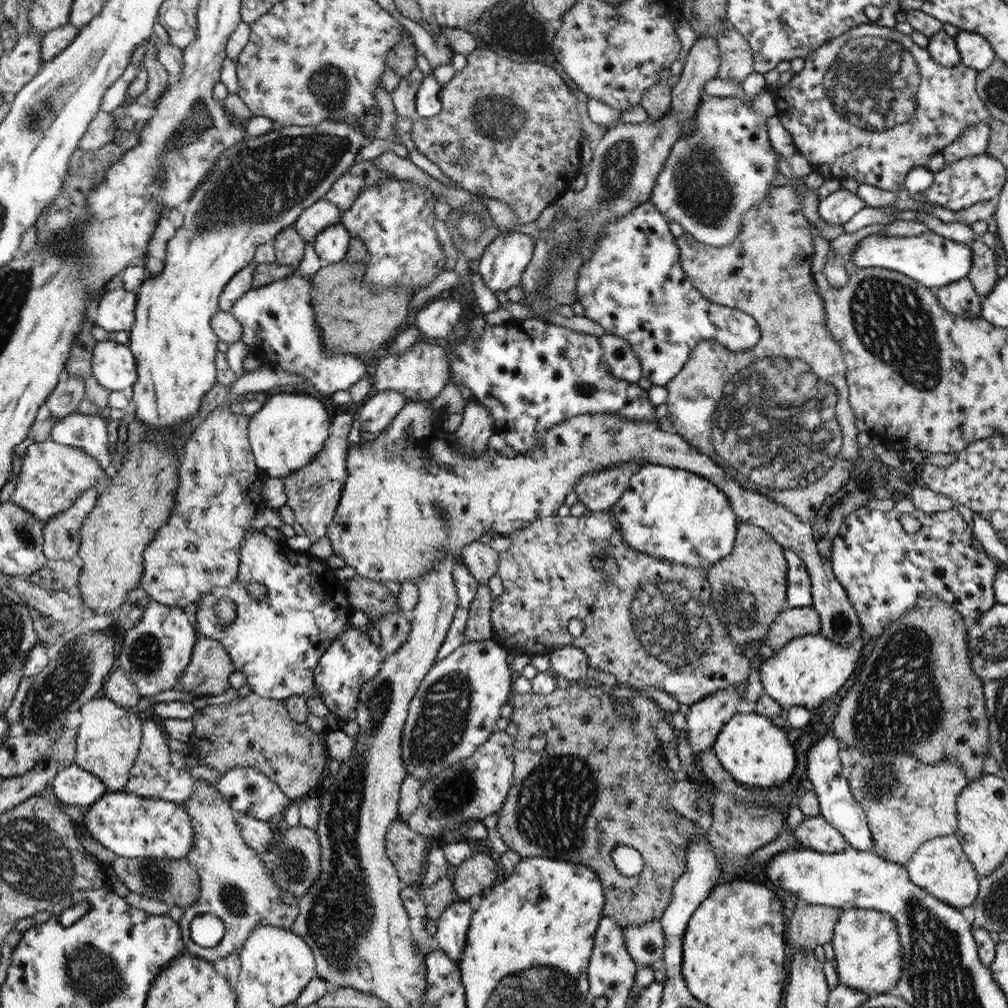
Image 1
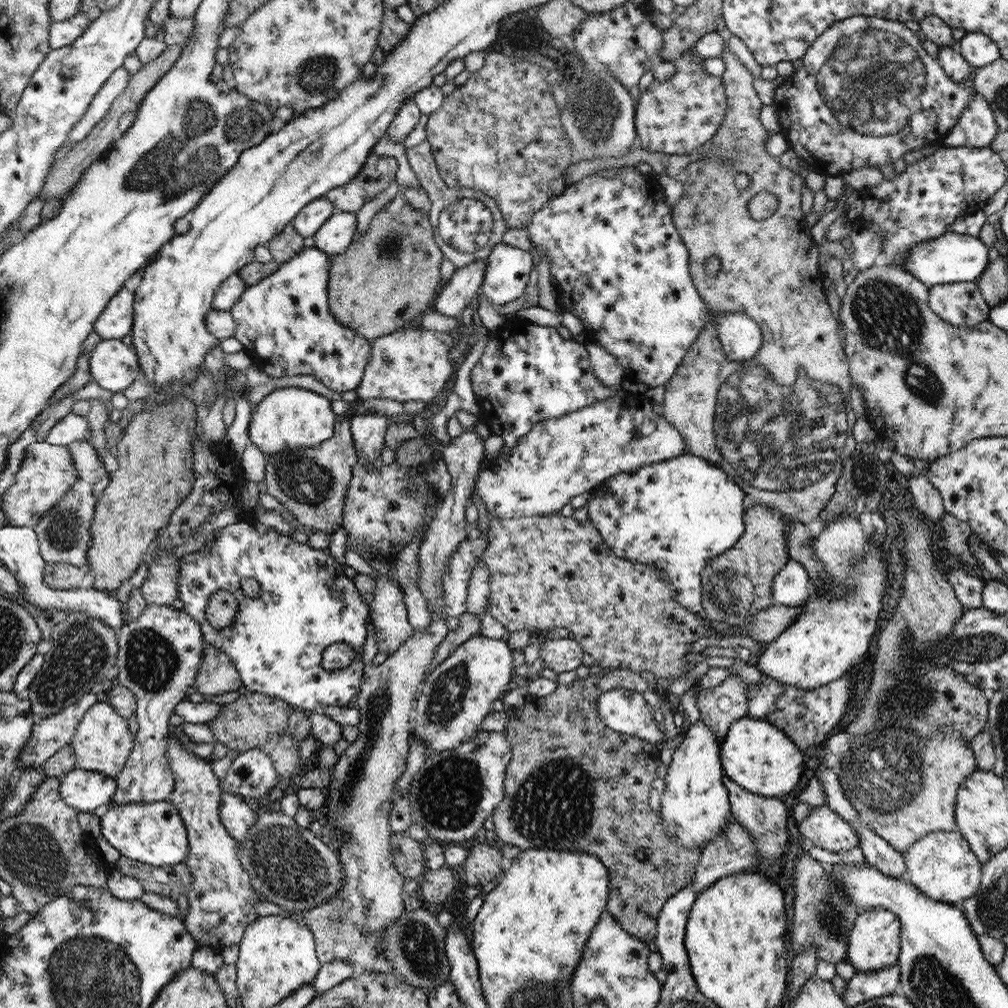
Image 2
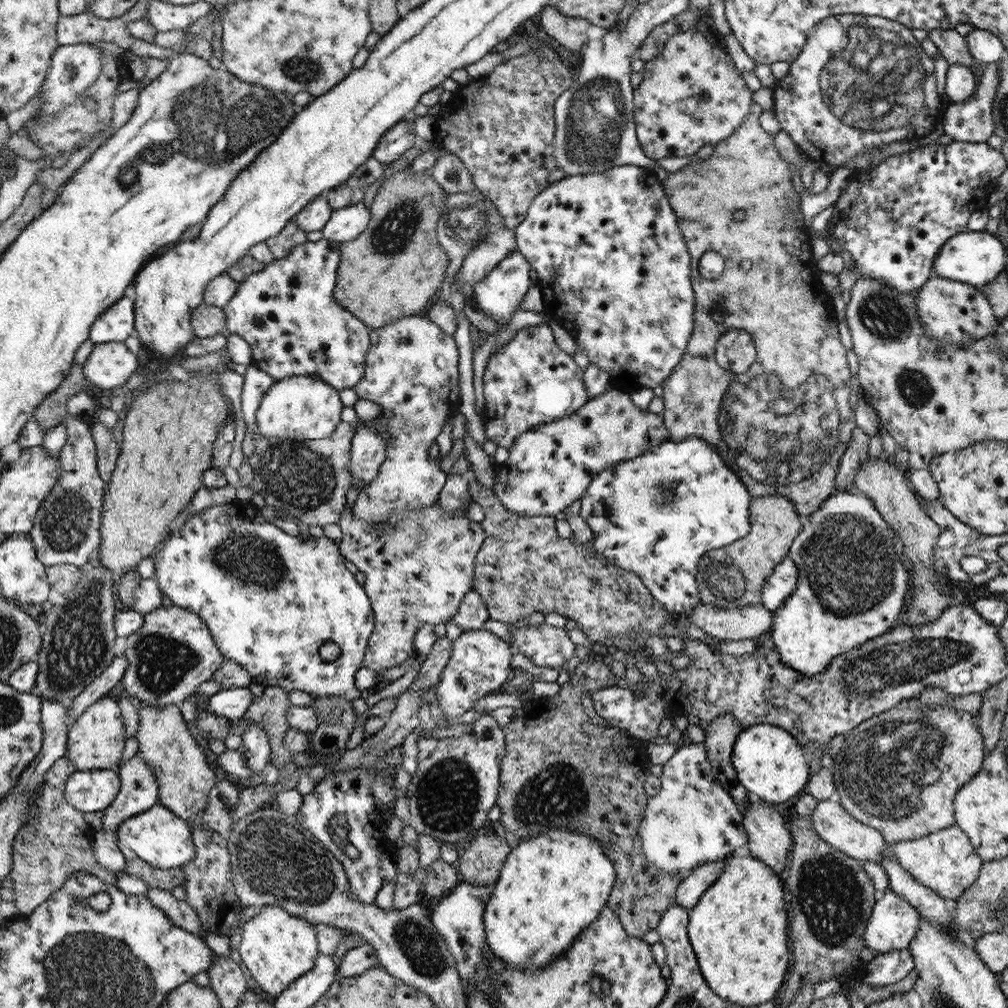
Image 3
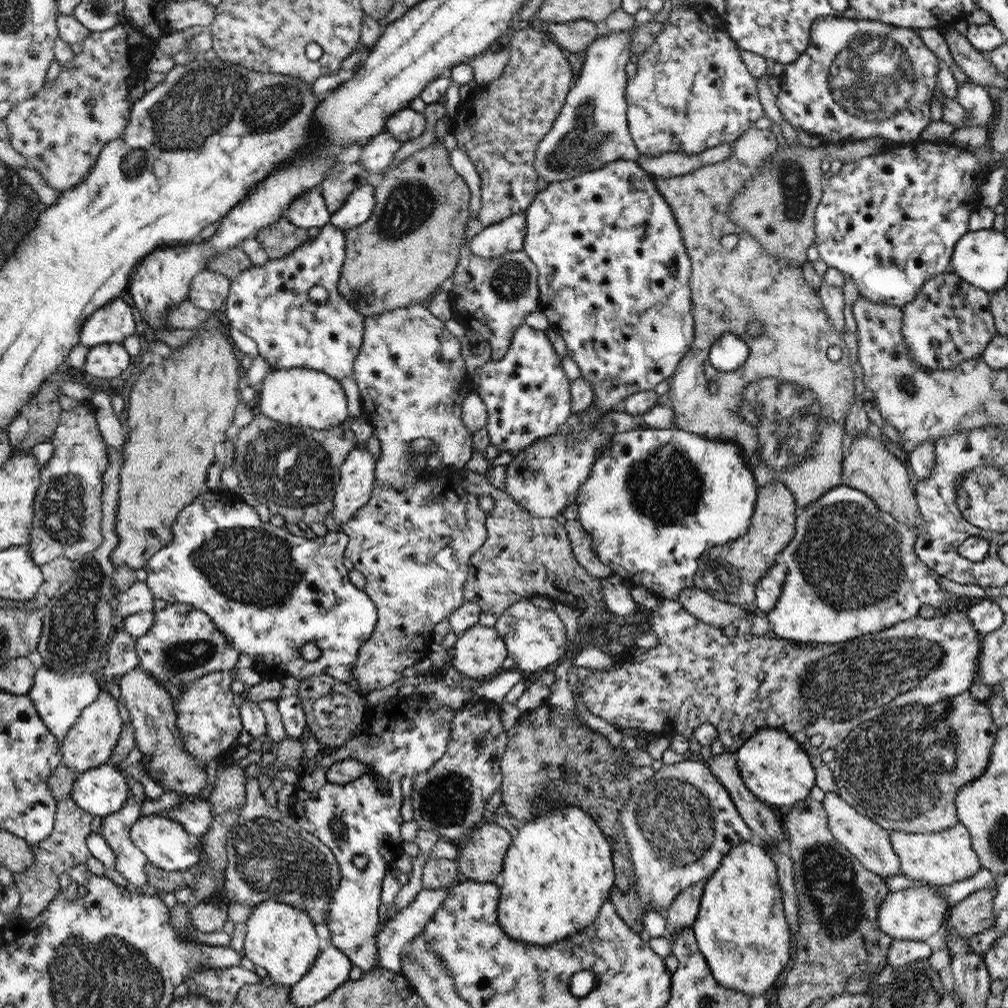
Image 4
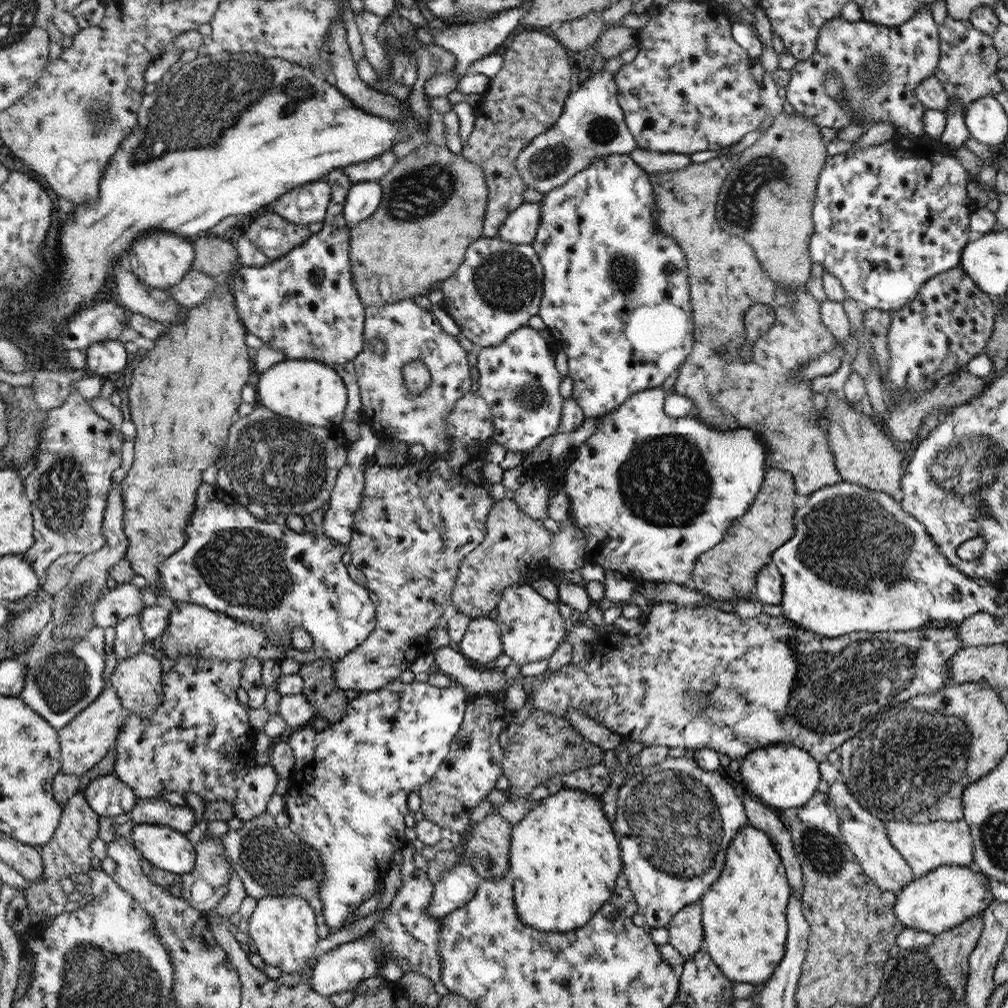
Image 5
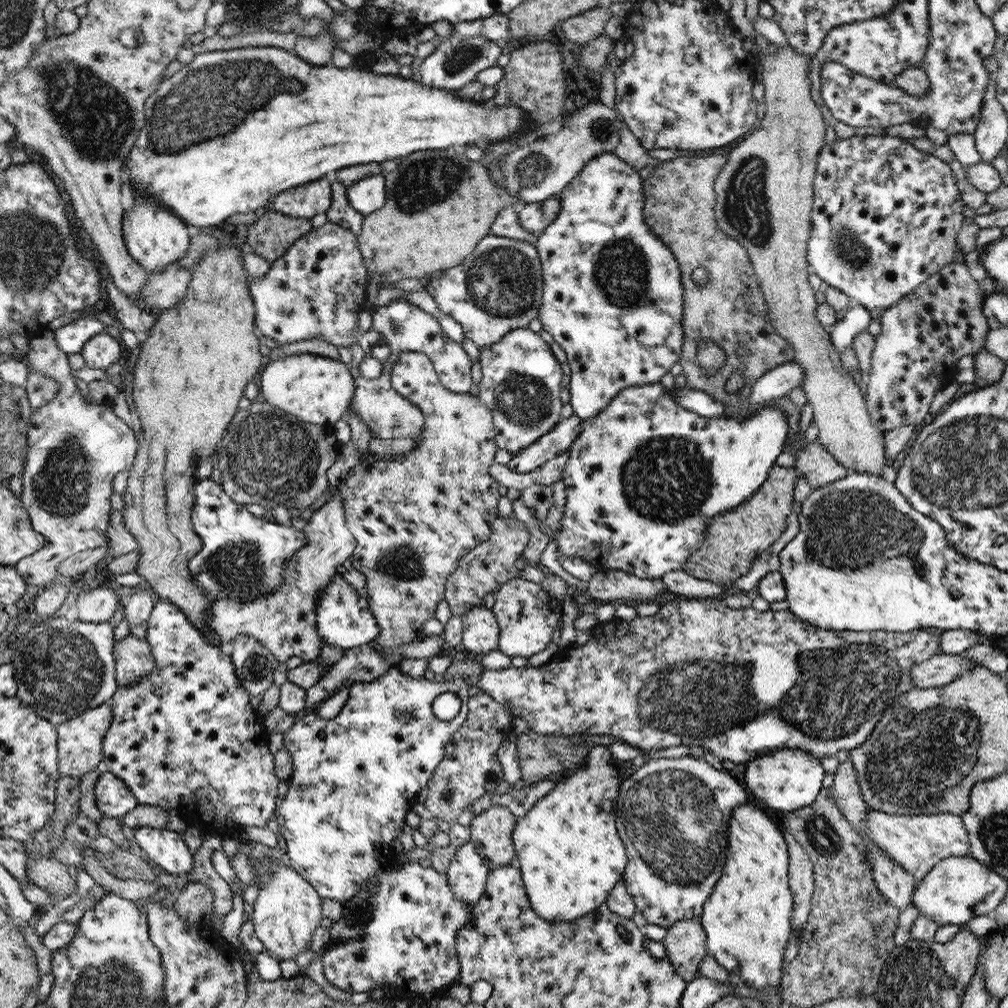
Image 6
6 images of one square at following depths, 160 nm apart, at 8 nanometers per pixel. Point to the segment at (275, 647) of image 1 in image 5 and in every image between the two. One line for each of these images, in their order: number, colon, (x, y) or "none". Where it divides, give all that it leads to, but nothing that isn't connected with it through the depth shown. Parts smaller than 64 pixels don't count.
2: (277, 640)
3: (271, 600)
4: (270, 592)
5: (256, 571)

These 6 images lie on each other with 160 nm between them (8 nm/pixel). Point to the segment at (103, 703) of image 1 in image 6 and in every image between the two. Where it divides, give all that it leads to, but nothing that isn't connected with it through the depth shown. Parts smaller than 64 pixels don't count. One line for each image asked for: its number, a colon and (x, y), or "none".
2: (103, 742)
3: (98, 740)
4: (91, 743)
5: (88, 739)
6: (81, 740)

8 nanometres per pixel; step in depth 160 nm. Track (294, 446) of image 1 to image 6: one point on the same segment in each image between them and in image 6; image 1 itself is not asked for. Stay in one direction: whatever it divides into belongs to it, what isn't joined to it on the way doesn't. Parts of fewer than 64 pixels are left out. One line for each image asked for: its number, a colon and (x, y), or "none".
2: (290, 418)
3: (299, 407)
4: (305, 397)
5: (306, 391)
6: (317, 389)

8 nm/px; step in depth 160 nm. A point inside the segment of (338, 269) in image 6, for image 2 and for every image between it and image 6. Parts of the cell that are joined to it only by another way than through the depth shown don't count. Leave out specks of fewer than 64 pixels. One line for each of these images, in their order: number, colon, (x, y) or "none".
2: (284, 321)
3: (287, 313)
4: (269, 303)
5: (304, 304)

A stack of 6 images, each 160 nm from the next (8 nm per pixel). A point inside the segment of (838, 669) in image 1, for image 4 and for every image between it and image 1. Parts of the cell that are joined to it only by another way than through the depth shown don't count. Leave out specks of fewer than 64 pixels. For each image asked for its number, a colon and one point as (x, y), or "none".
2: (836, 627)
3: (852, 585)
4: (852, 571)

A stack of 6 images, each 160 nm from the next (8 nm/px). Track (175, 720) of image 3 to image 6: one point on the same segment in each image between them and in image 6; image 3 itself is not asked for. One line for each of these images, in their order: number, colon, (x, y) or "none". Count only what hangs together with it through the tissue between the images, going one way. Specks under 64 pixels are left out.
4: (157, 736)
5: (138, 680)
6: (134, 657)

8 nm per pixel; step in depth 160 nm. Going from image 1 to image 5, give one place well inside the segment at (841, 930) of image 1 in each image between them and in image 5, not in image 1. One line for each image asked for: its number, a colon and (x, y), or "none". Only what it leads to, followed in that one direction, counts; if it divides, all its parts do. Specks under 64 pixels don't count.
2: (876, 940)
3: (894, 922)
4: (915, 913)
5: (941, 900)

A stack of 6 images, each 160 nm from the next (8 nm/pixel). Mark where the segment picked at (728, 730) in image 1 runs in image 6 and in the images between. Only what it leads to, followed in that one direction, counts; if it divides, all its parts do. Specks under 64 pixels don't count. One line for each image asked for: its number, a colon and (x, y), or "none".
2: (755, 754)
3: (770, 763)
4: (773, 764)
5: (785, 776)
6: (789, 779)

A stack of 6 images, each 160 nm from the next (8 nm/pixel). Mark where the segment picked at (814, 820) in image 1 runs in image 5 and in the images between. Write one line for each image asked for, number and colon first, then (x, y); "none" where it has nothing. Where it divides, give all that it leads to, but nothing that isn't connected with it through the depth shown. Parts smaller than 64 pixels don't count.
2: (822, 827)
3: (836, 826)
4: (870, 843)
5: (885, 866)

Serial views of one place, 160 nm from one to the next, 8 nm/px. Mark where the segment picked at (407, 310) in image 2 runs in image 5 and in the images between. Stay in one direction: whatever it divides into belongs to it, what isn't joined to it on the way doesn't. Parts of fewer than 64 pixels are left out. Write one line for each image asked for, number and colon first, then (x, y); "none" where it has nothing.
3: (393, 269)
4: (410, 245)
5: (434, 205)

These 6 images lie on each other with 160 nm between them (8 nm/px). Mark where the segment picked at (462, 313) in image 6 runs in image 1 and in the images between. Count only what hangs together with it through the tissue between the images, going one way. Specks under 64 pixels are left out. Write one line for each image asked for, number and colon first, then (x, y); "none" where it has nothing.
1: (504, 260)
2: (508, 268)
3: (499, 295)
4: (492, 295)
5: (498, 288)

